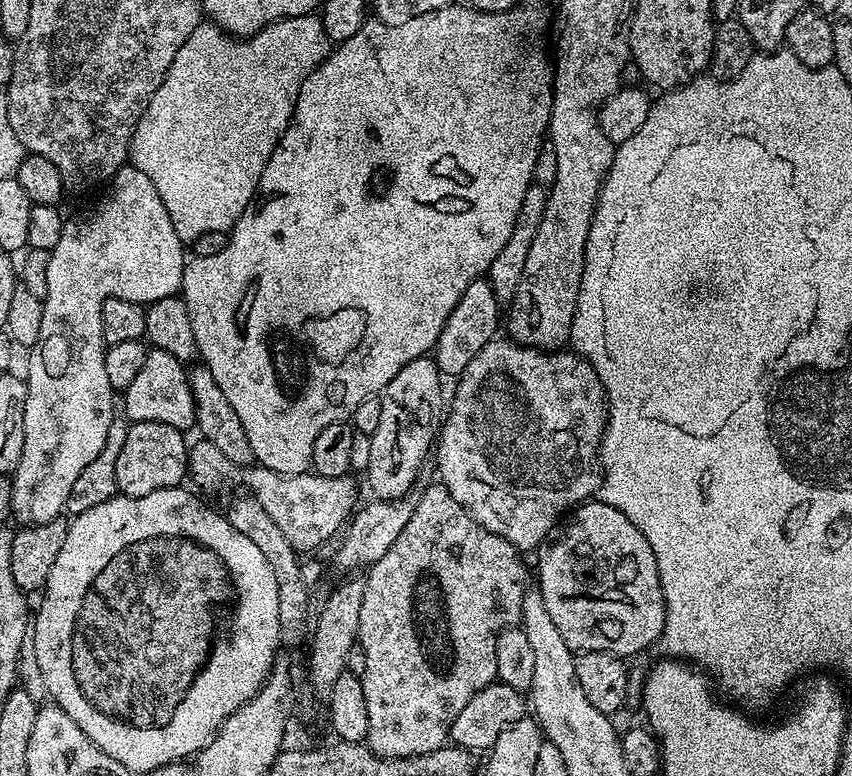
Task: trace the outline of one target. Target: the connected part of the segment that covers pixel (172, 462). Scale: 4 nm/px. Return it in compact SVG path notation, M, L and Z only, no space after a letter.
M132 422L129 423L126 442L118 454L118 470L116 471L116 490L121 496L145 496L154 494L154 490L178 488L185 483L189 475L188 453L189 441L184 441L185 433L174 426L166 426L166 422Z

